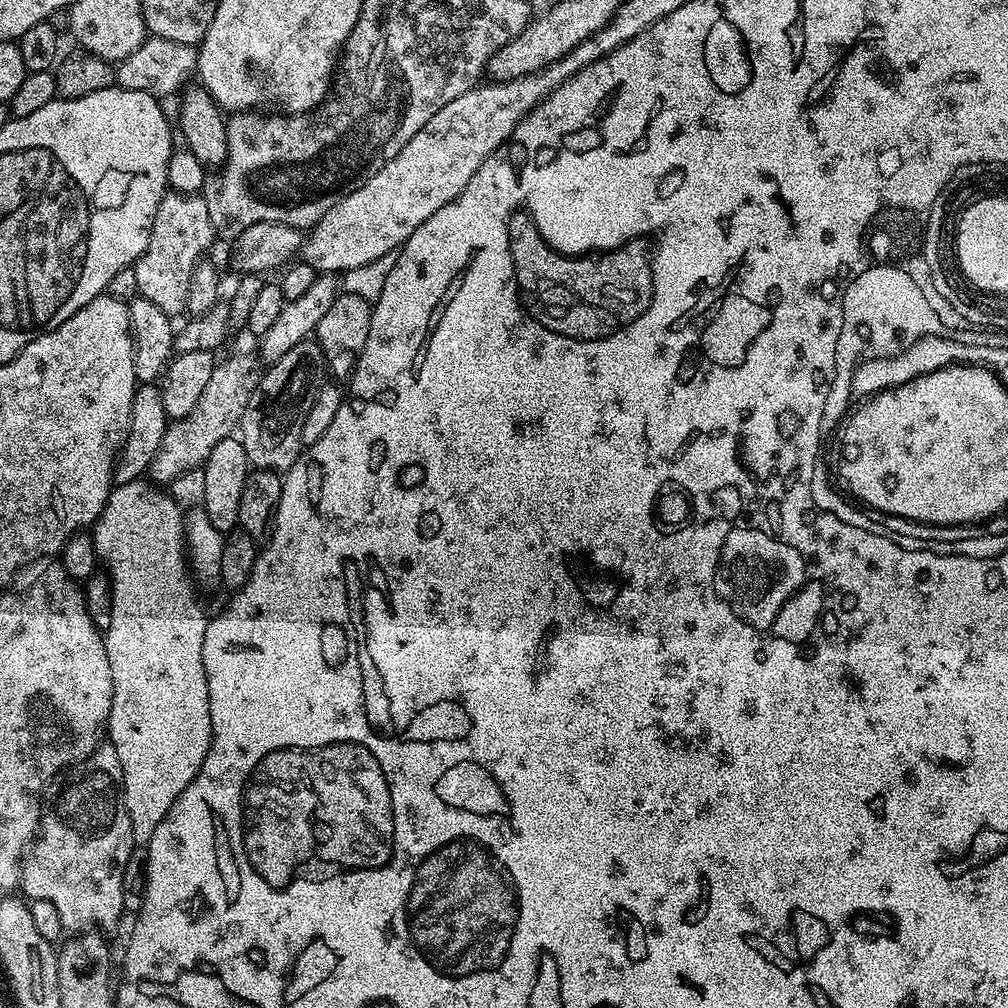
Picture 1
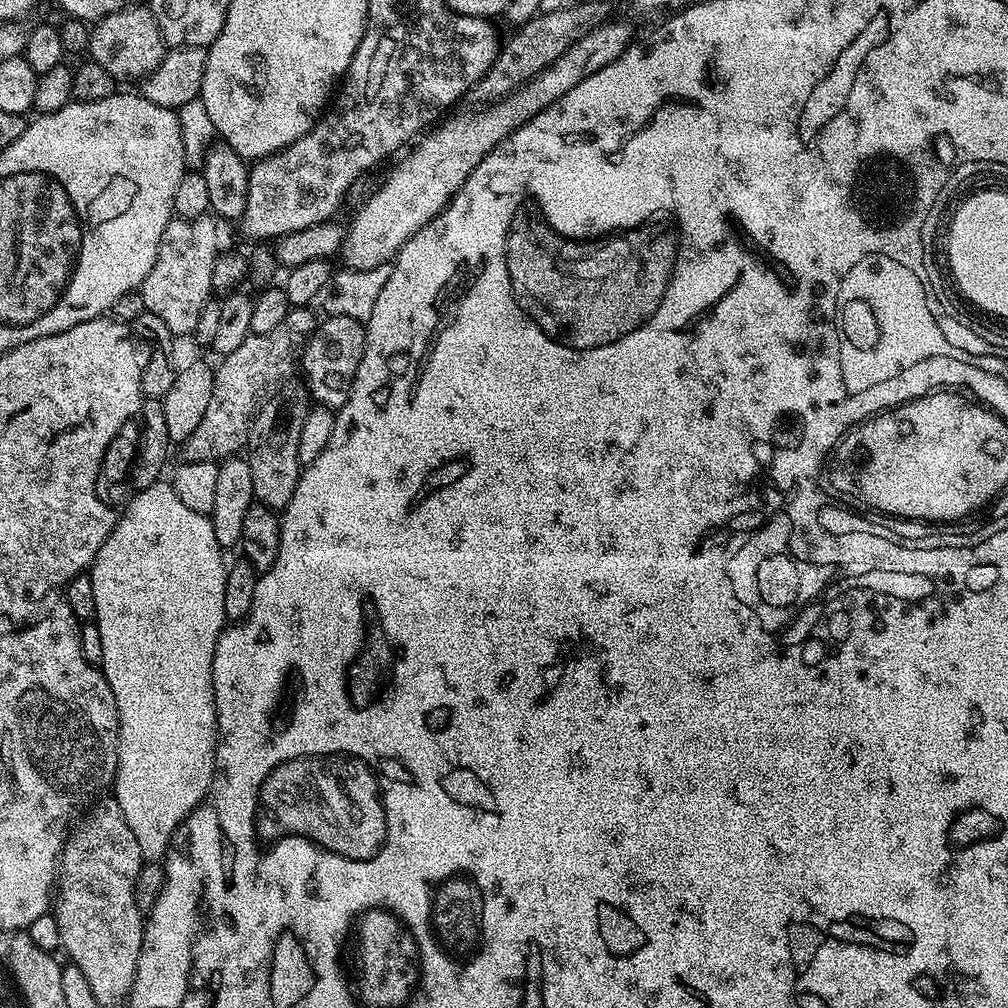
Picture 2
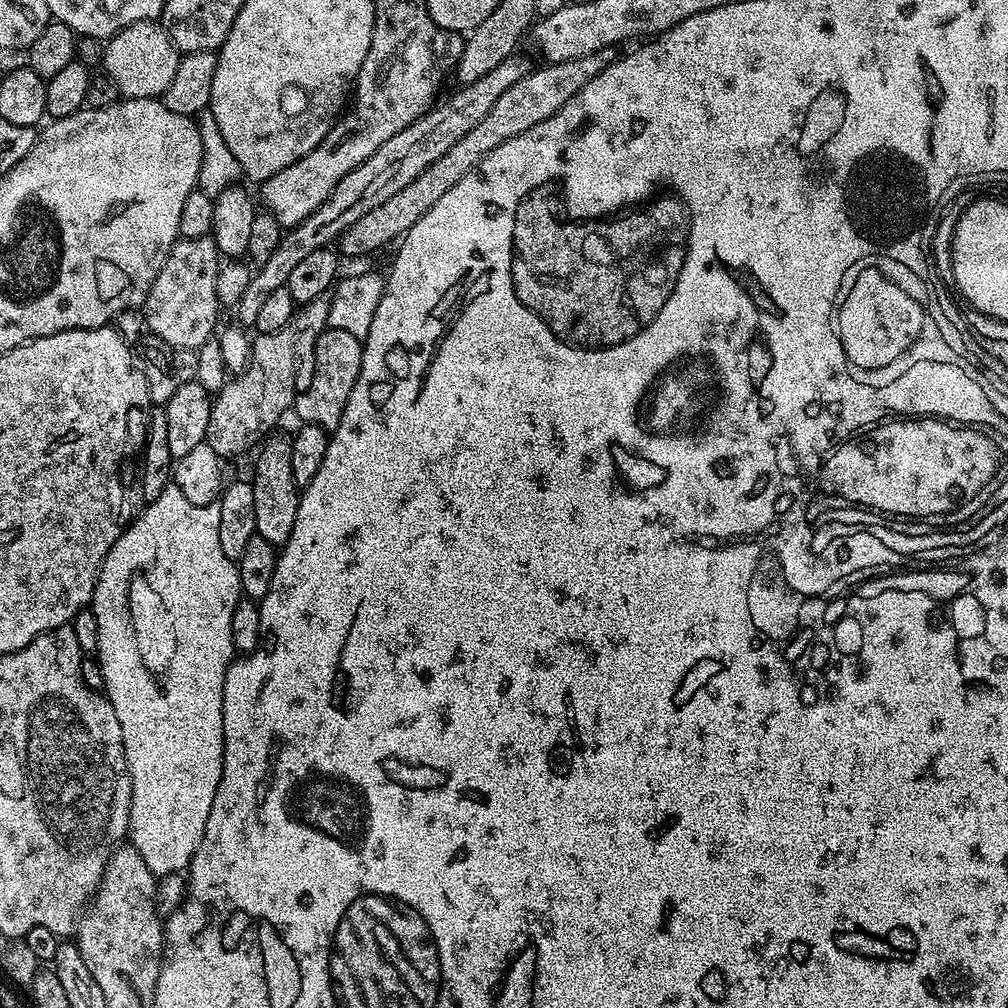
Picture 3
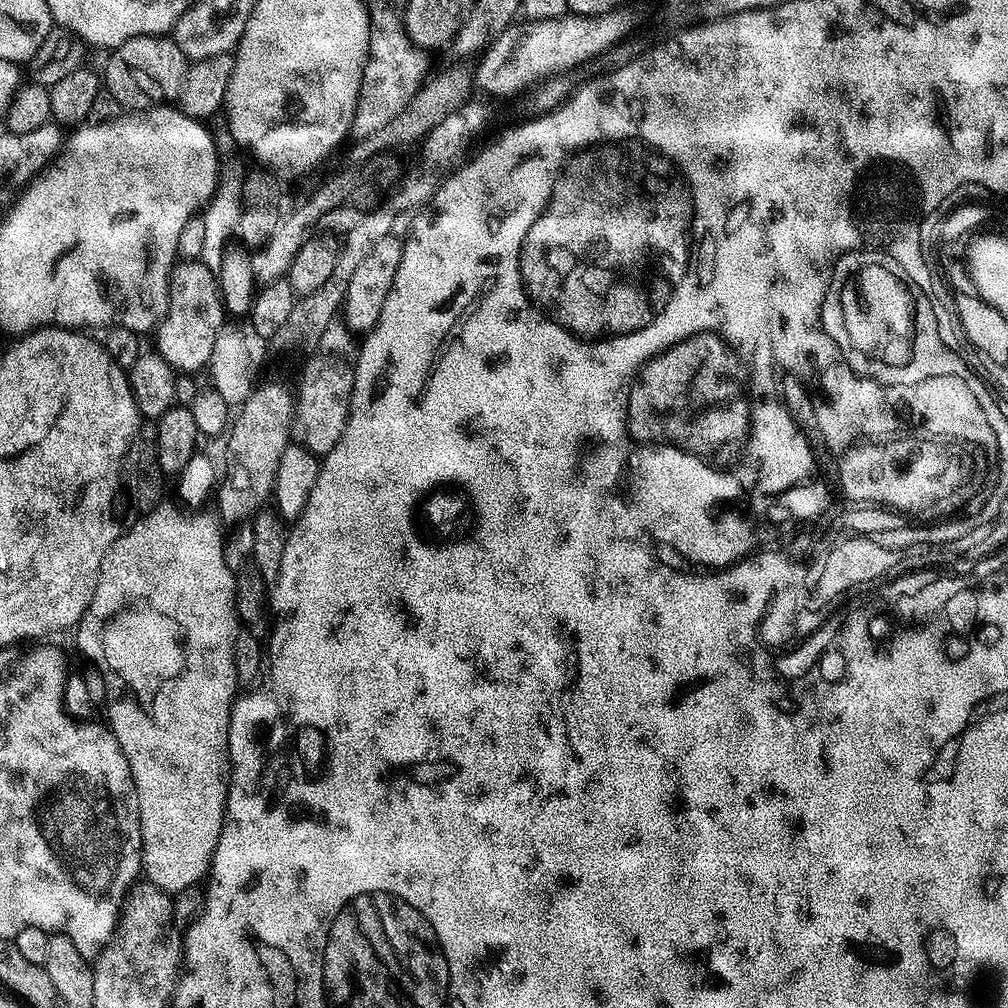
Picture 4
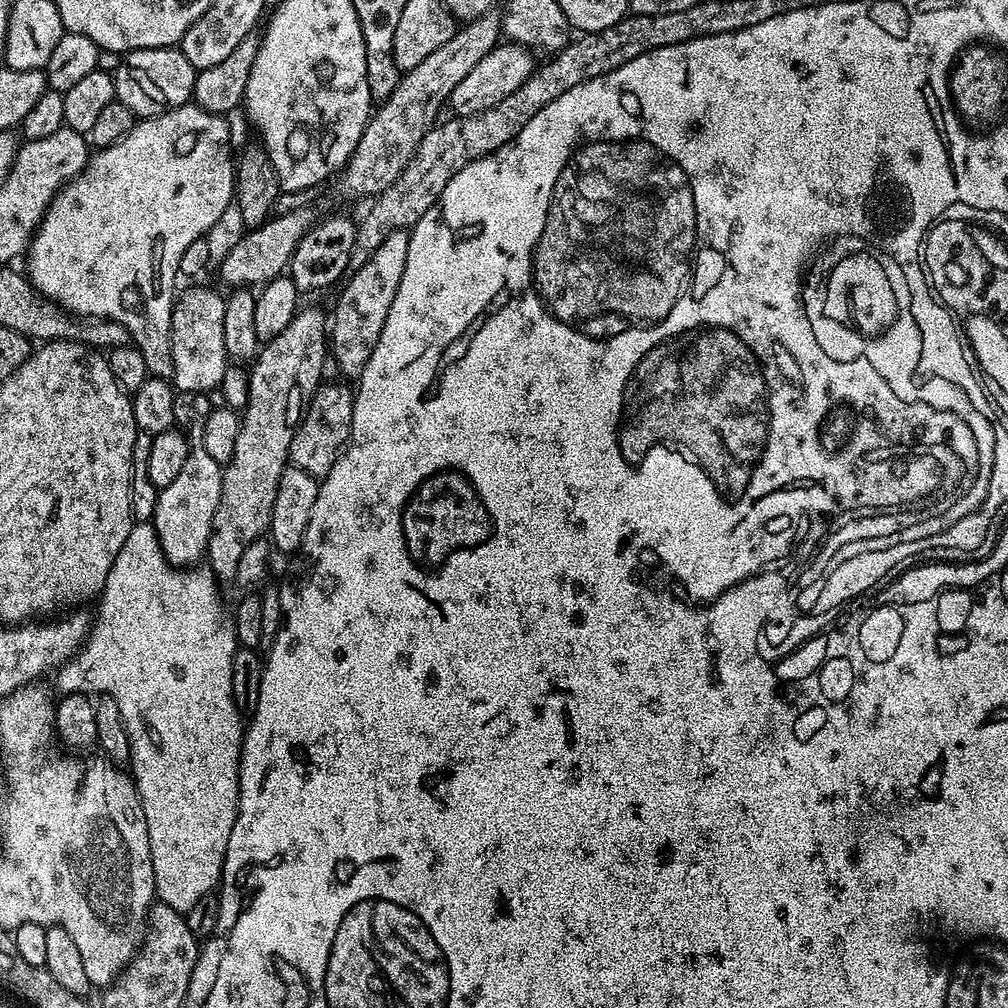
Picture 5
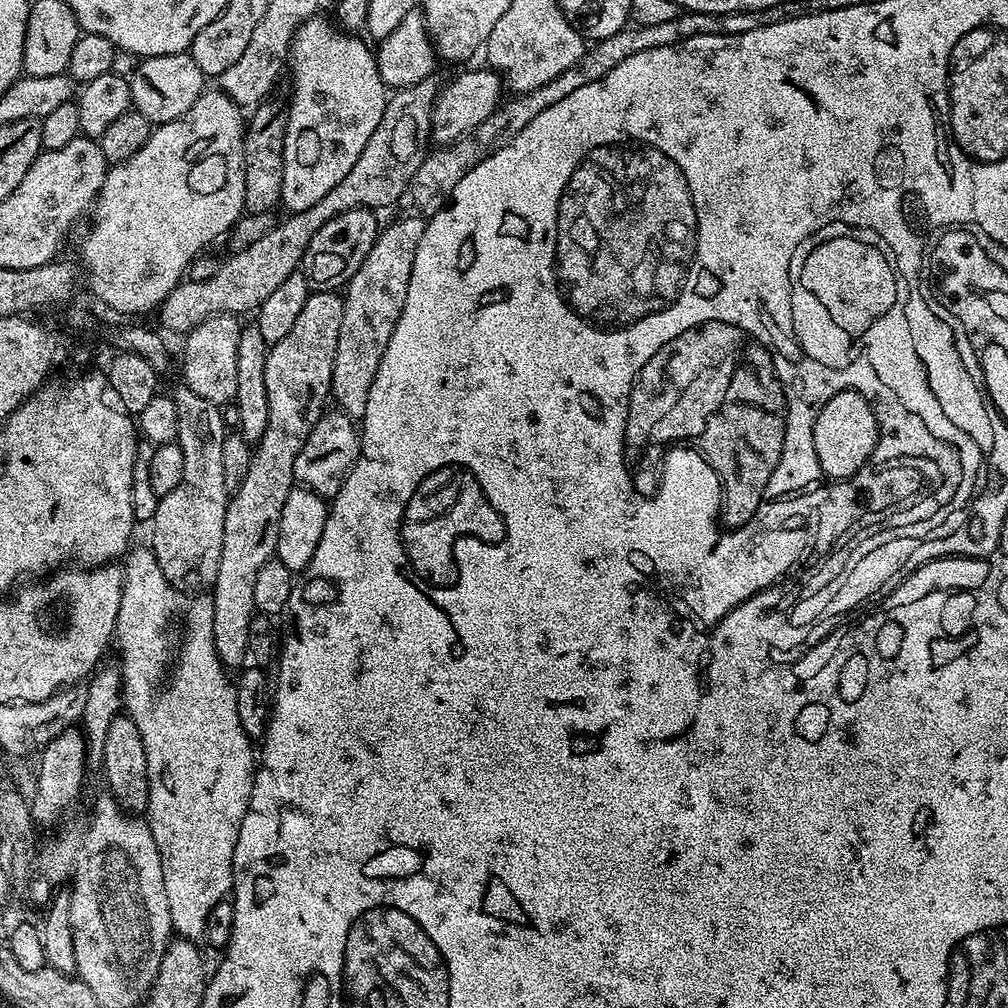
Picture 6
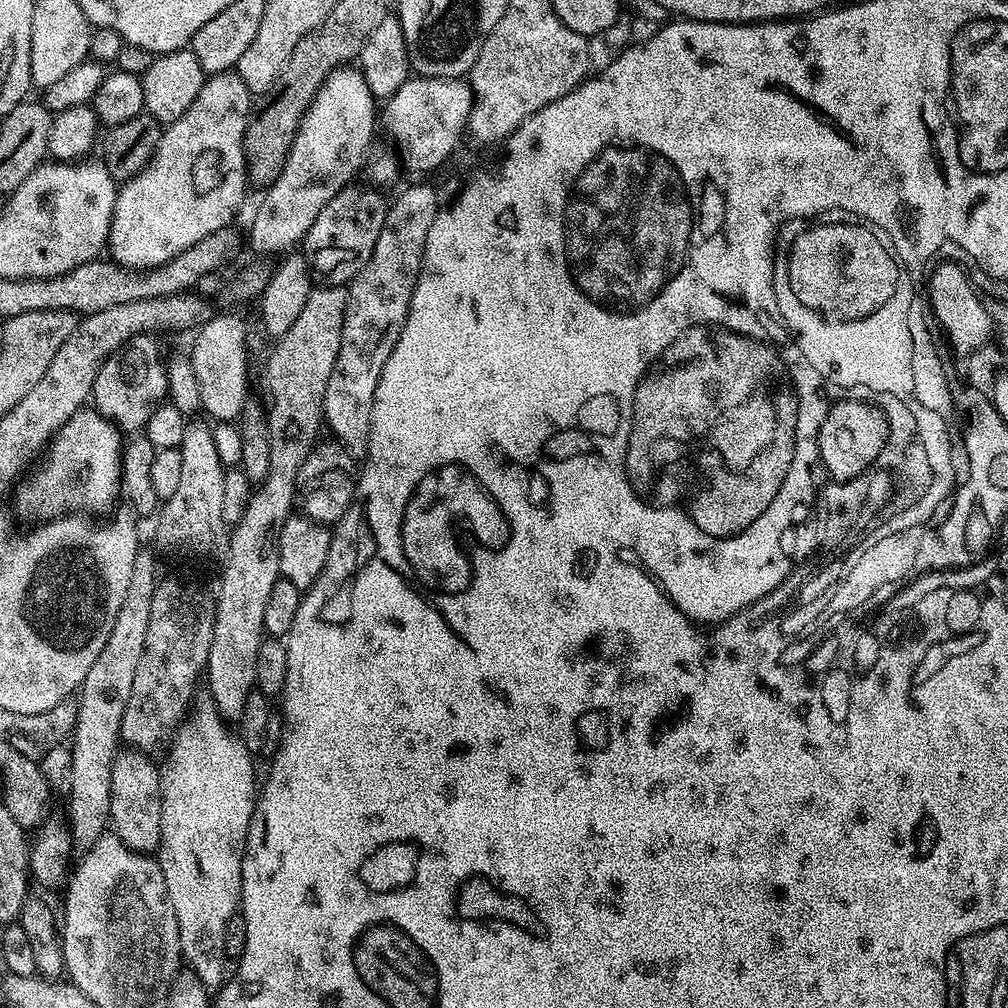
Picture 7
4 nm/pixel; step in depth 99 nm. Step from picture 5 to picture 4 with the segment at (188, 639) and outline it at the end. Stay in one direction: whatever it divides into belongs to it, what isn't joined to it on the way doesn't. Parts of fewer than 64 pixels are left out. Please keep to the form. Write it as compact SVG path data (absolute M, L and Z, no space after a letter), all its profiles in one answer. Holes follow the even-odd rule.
M161 502L153 512L143 513L140 521L132 529L125 531L114 542L114 546L106 554L102 562L102 570L98 578L98 586L94 590L94 598L80 619L75 629L76 644L84 656L93 665L100 668L105 676L108 720L114 738L118 738L118 746L122 746L122 754L126 754L126 762L130 762L130 774L134 778L134 786L138 794L138 810L142 826L142 862L140 867L147 883L158 886L163 892L177 894L192 888L207 877L212 867L212 855L218 846L218 838L224 825L224 811L228 797L228 731L230 730L230 714L232 704L238 695L236 683L236 667L234 666L234 642L236 635L242 631L241 621L236 615L236 573L226 566L224 557L225 533L220 533L221 521L208 510L185 510L175 508L169 502Z

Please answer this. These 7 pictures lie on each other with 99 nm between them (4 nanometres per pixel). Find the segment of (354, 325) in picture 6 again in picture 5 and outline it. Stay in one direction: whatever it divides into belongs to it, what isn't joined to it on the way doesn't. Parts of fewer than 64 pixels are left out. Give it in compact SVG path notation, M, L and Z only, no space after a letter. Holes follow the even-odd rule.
M407 231L390 234L390 238L374 250L366 266L355 269L347 277L348 285L341 290L336 309L330 312L331 359L336 359L337 366L352 378L360 377L366 362L370 362L370 354L374 354L374 346L378 346L378 334L382 334L382 326L386 326L386 314L390 314L394 294L398 294L398 282L402 282L402 270L406 270L407 249Z

